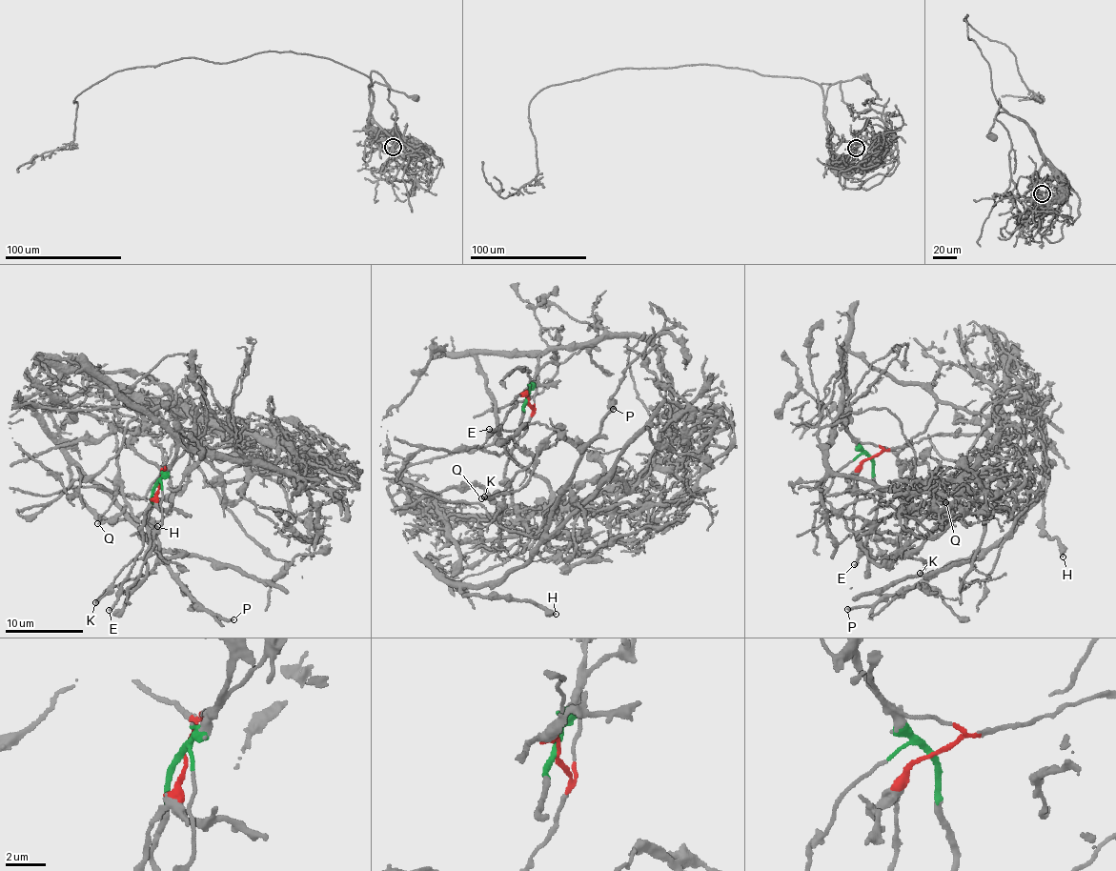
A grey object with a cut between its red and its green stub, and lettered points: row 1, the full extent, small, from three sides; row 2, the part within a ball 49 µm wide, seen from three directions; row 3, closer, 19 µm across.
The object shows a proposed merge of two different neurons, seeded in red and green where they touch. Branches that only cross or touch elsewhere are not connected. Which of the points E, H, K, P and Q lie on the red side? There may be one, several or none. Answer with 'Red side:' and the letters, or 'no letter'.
Red side: E, H, K, P, Q

